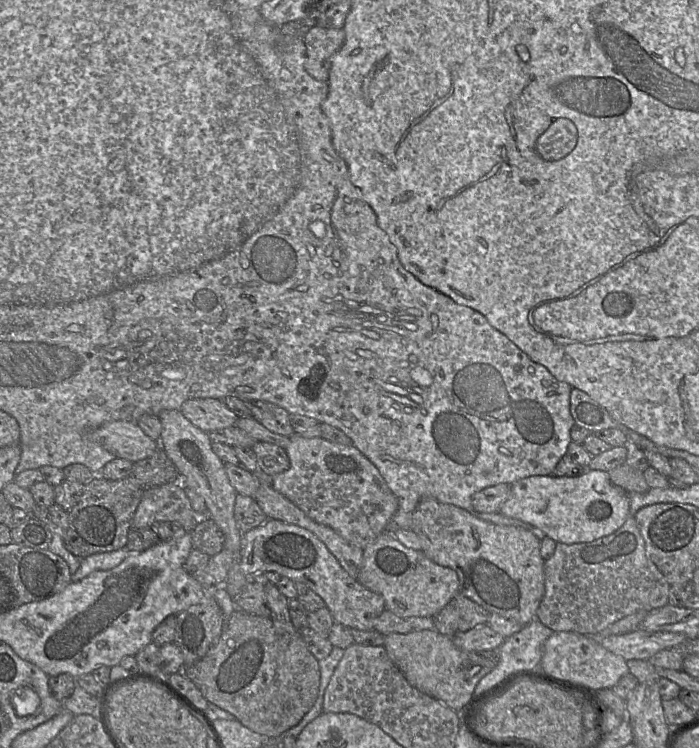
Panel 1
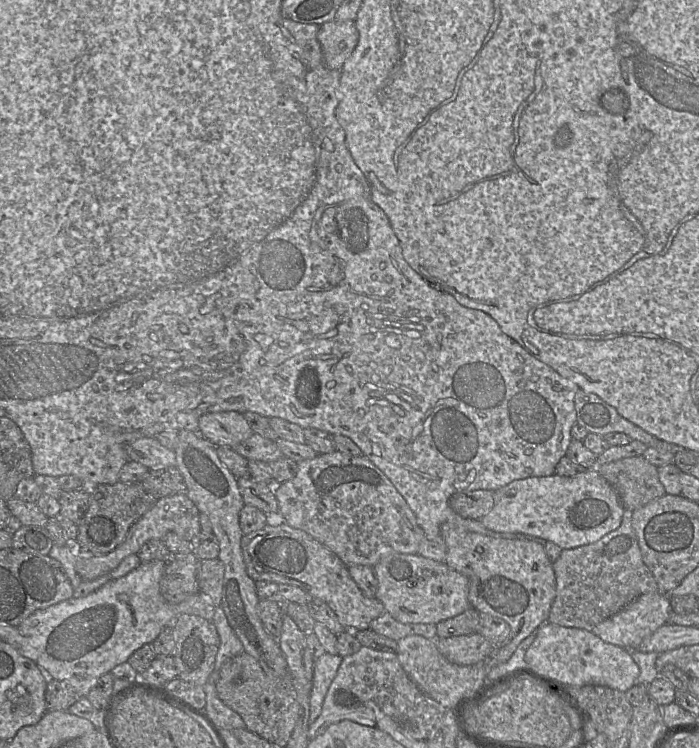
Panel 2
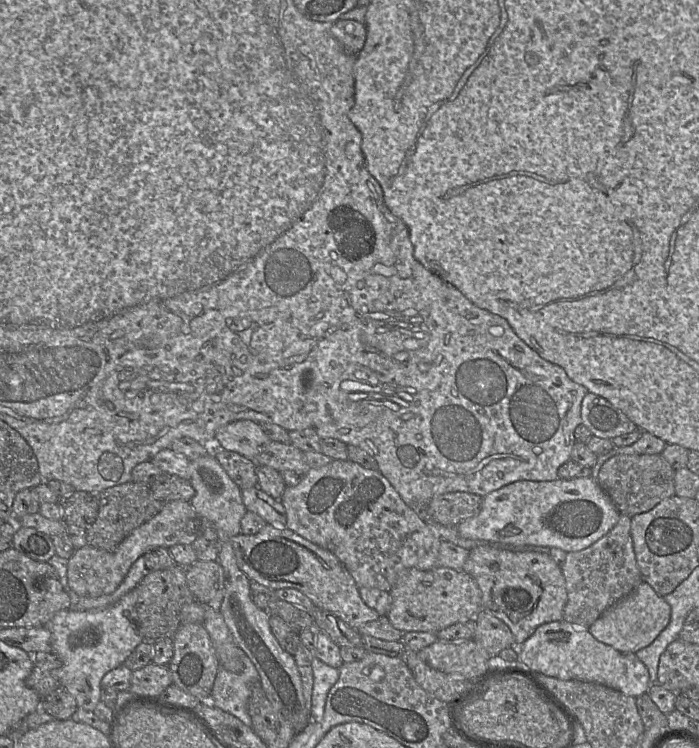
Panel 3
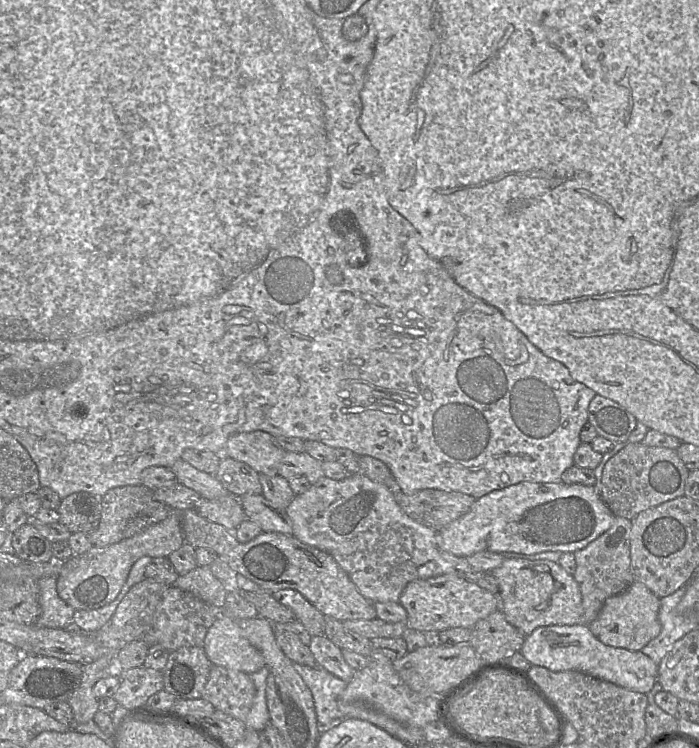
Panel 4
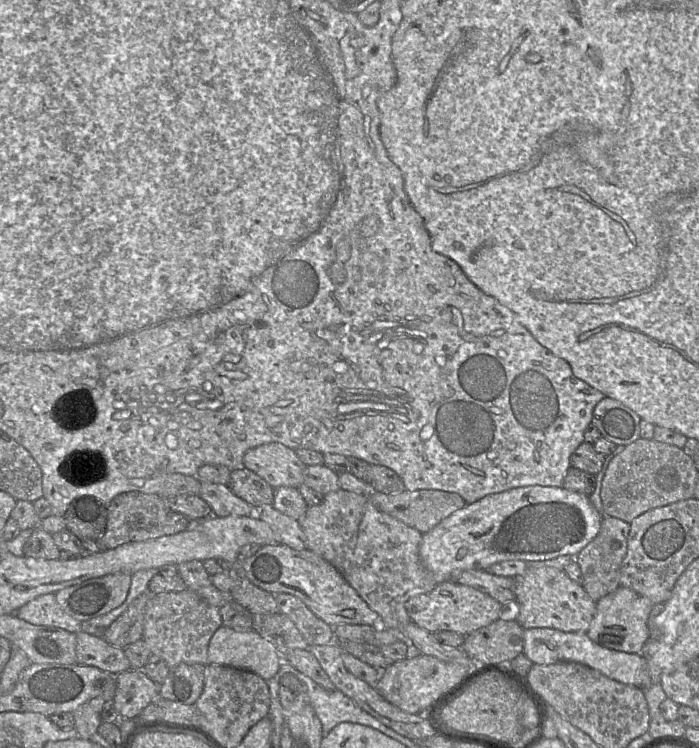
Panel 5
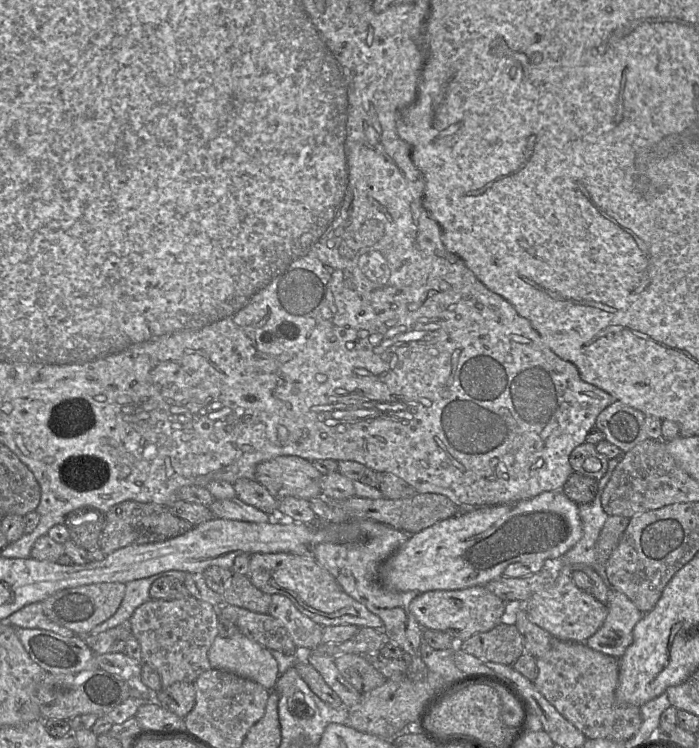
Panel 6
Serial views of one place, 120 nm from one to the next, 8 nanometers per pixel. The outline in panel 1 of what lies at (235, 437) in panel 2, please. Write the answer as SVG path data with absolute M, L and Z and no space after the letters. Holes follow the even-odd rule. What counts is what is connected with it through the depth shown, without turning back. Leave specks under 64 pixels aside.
M191 398L179 409L196 427L208 433L236 426L238 416L221 399Z

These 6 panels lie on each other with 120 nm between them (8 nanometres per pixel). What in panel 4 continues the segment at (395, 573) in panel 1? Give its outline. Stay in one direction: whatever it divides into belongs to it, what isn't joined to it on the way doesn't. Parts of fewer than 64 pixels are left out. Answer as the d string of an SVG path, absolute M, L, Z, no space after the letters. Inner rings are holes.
M453 574L409 582L401 593L399 603L406 610L407 619L405 622L392 624L392 637L390 638L403 638L407 629L435 635L449 628L471 629L479 620L500 610L497 595Z

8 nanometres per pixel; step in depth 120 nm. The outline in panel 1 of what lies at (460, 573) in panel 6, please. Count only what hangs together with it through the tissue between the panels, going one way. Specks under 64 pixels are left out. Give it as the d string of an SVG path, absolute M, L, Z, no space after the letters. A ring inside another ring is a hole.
M603 470L587 471L580 476L534 475L511 484L510 495L499 512L541 529L556 543L574 544L591 542L619 529L629 517L630 500L626 491L615 486Z

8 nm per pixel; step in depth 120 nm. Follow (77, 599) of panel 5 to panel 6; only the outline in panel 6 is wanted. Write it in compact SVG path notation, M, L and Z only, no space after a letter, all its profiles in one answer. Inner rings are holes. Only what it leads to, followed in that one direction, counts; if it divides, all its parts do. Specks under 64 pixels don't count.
M110 582L89 584L56 592L43 600L44 614L51 621L71 630L75 635L85 637L97 625L112 617L120 607L126 584Z

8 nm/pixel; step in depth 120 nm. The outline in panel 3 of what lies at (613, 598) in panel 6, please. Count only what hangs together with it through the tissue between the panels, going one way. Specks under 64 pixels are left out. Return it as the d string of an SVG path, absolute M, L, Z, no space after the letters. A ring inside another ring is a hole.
M643 581L633 592L605 610L588 630L596 640L619 652L636 653L654 641L668 625L670 616L669 604Z

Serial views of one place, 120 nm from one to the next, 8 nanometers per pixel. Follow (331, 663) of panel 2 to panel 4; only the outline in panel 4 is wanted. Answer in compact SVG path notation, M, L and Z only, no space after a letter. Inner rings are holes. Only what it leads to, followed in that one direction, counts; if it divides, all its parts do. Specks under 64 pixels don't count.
M294 663L294 668L312 693L317 722L323 731L350 719L343 717L338 708L338 698L344 691L347 682L319 665L309 667Z

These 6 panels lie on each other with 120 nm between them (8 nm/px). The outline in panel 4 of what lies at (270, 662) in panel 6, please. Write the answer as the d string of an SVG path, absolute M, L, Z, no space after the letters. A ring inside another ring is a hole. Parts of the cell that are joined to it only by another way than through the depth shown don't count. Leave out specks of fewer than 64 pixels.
M220 614L207 631L204 651L212 665L249 675L265 667L263 656L242 634L237 621Z

